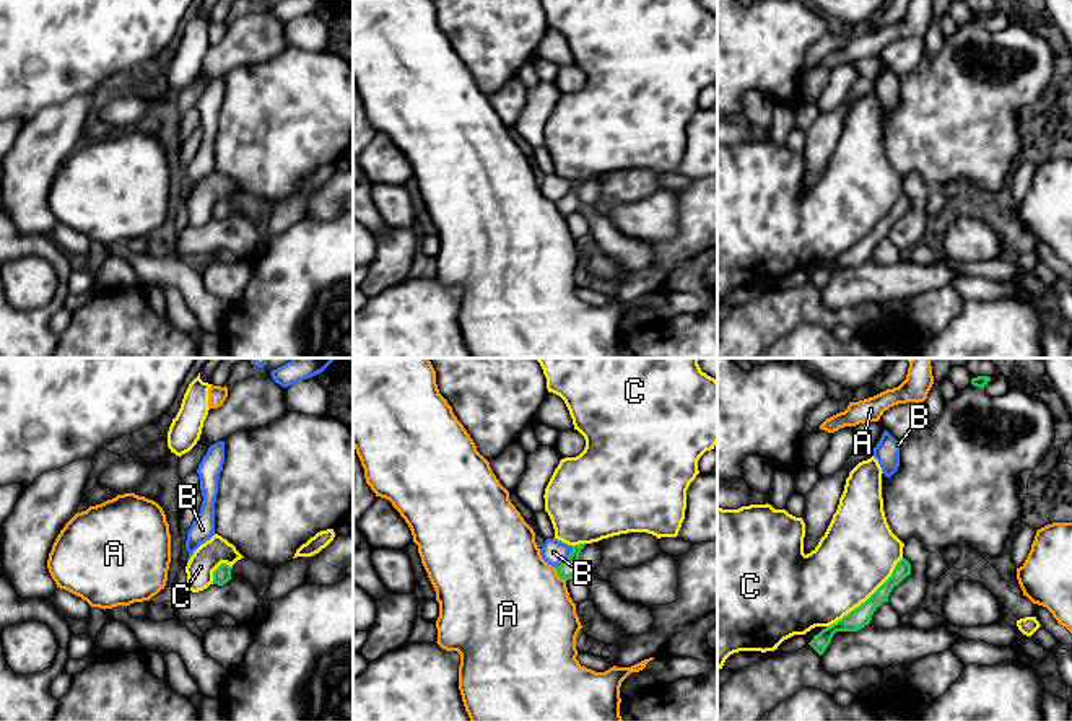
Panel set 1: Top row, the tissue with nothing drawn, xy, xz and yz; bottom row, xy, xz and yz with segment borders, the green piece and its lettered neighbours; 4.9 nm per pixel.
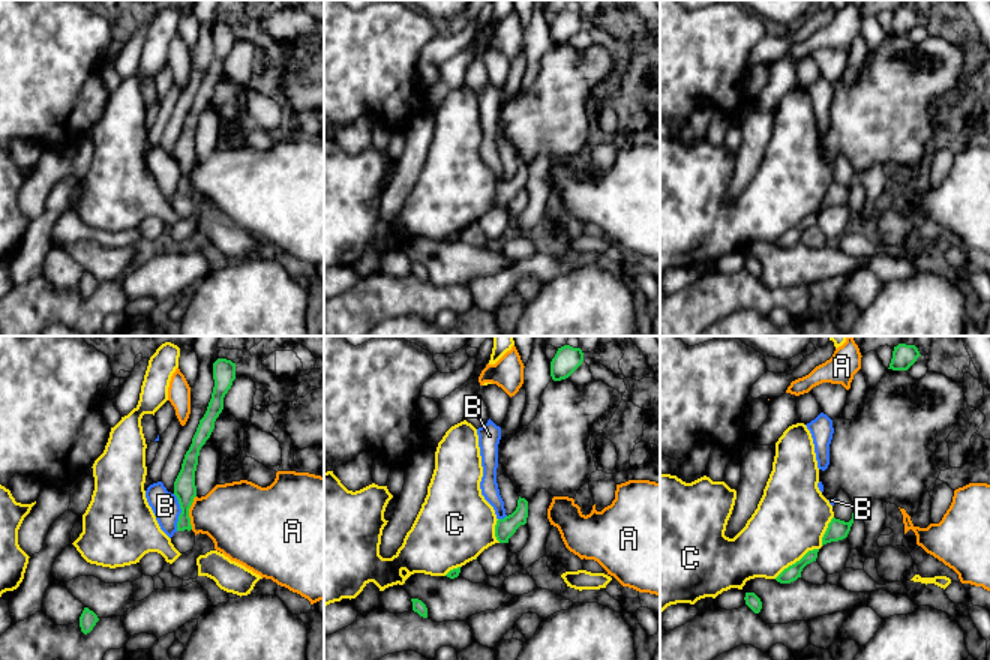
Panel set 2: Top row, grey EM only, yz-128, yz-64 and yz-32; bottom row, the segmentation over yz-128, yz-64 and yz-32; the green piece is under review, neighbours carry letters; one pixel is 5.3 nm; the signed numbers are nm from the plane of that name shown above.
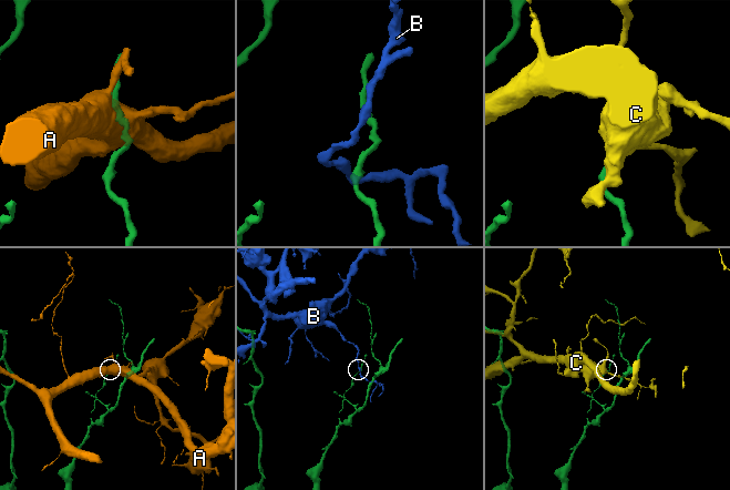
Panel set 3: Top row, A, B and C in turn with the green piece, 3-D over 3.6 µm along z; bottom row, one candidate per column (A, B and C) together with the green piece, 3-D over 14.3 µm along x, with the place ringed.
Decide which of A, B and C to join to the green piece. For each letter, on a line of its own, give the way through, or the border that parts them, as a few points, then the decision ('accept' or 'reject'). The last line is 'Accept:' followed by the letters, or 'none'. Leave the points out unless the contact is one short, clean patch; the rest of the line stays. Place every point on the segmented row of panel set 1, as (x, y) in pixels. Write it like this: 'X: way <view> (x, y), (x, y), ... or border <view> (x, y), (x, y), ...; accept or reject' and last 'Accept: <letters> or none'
A: border xz (555, 568), (565, 581); reject
B: border xz (573, 547), (571, 554), (557, 568); reject
C: reject
Accept: none

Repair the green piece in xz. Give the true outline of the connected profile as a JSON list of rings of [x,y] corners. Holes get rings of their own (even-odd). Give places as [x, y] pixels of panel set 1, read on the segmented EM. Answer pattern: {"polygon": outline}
{"polygon": [[[579,544],[573,547],[571,555],[556,568],[556,573],[561,579],[568,581],[577,576],[581,565],[579,565],[579,553],[586,544]]]}

